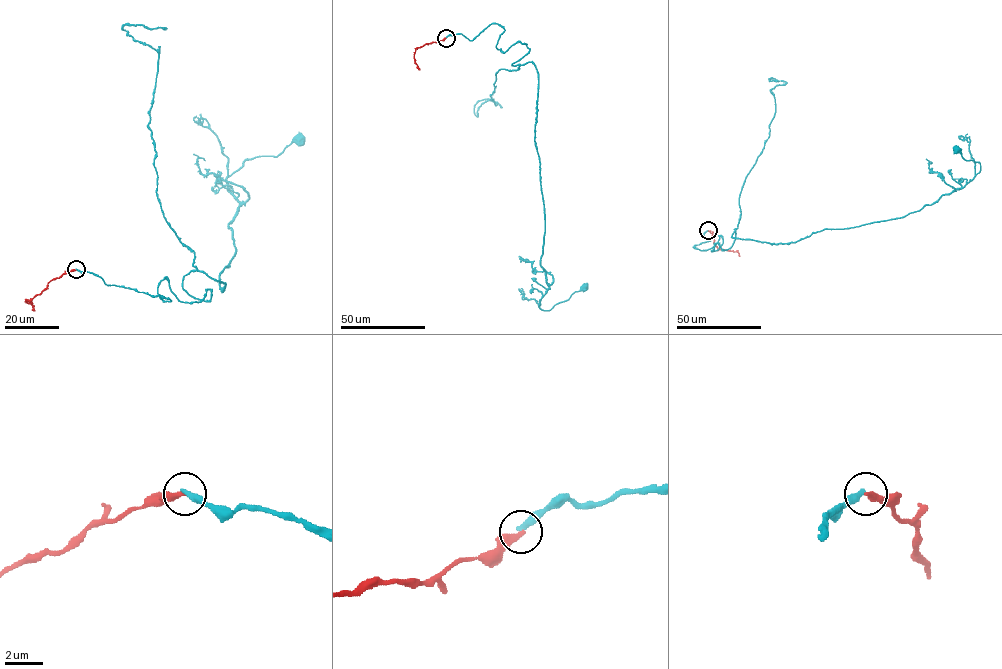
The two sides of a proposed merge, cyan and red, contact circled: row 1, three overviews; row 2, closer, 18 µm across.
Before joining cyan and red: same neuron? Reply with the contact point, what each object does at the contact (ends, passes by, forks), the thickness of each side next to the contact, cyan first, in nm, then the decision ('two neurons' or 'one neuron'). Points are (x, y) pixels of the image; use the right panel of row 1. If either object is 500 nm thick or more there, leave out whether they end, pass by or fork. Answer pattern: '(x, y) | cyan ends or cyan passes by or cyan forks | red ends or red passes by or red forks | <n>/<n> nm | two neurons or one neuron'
(708, 230) | cyan ends | red ends | 320/340 nm | two neurons

